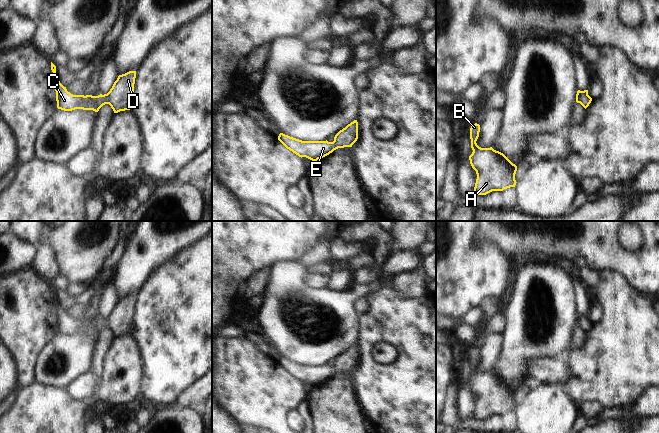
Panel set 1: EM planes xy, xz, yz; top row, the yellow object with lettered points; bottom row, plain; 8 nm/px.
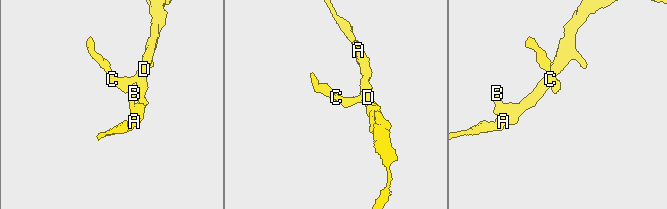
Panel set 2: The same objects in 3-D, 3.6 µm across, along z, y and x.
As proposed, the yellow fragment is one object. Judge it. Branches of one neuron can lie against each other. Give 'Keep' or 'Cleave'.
Keep.

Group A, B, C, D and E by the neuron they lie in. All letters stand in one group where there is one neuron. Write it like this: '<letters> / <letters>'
A B C D E

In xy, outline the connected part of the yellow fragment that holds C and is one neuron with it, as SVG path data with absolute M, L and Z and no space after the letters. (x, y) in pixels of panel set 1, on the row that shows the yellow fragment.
M129 71L119 75L114 82L112 88L107 94L98 96L92 95L73 95L67 91L56 75L55 91L57 108L64 111L72 111L75 109L93 110L98 112L99 109L109 104L114 113L130 110L132 95L134 92L134 84L136 71Z

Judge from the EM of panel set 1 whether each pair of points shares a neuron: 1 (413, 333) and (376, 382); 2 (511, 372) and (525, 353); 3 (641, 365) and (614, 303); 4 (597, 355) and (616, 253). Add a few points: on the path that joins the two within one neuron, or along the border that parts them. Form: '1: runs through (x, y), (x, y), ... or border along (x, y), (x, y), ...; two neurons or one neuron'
1: runs through (413, 347), (413, 352), (390, 375); one neuron
2: runs through (513, 367), (520, 358); one neuron
3: runs through (631, 350), (629, 318); one neuron
4: border along (609, 269), (620, 273), (630, 287); two neurons

